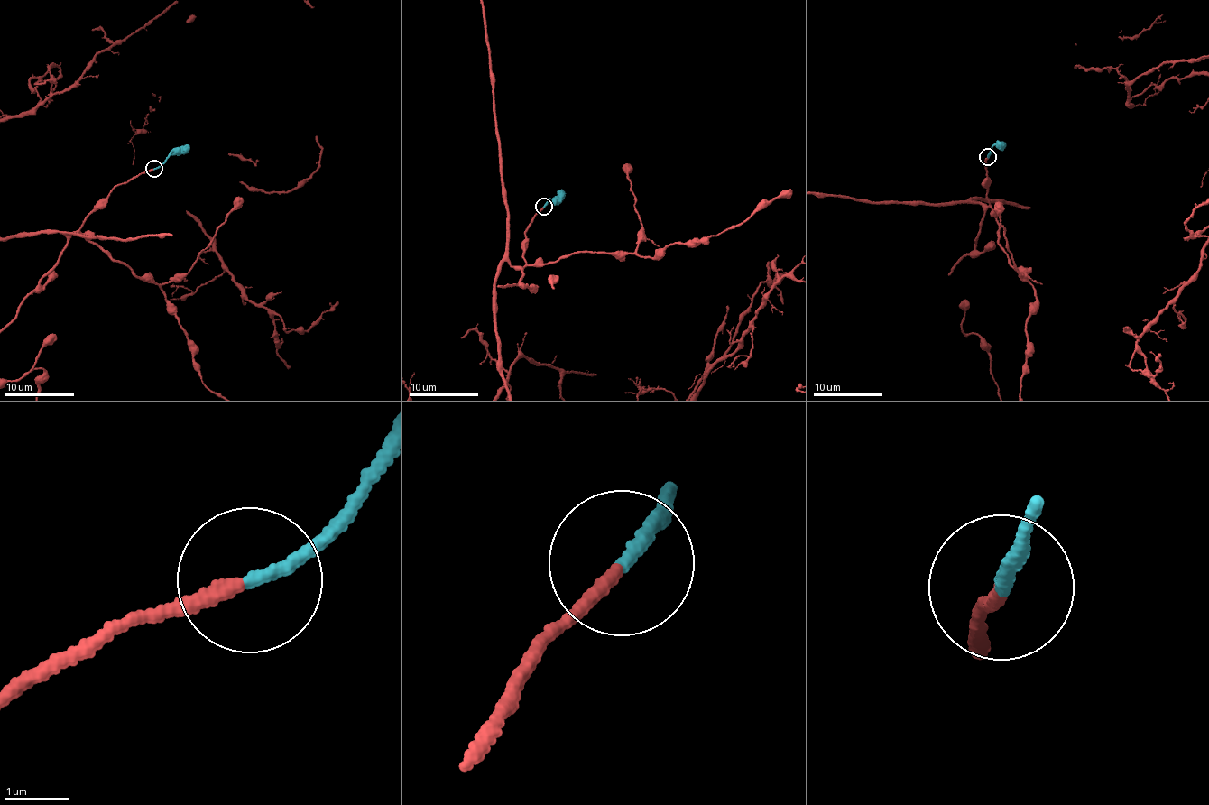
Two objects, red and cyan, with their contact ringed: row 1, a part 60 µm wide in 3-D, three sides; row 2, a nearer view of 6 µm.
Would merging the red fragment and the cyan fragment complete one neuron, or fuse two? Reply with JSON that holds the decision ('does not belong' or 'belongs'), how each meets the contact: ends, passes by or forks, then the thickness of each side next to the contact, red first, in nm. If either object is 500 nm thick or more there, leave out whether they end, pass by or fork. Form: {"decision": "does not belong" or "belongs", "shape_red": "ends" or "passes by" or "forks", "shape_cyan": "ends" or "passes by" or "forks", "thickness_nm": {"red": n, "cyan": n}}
{"decision": "belongs", "shape_red": "ends", "shape_cyan": "ends", "thickness_nm": {"red": 200, "cyan": 190}}

